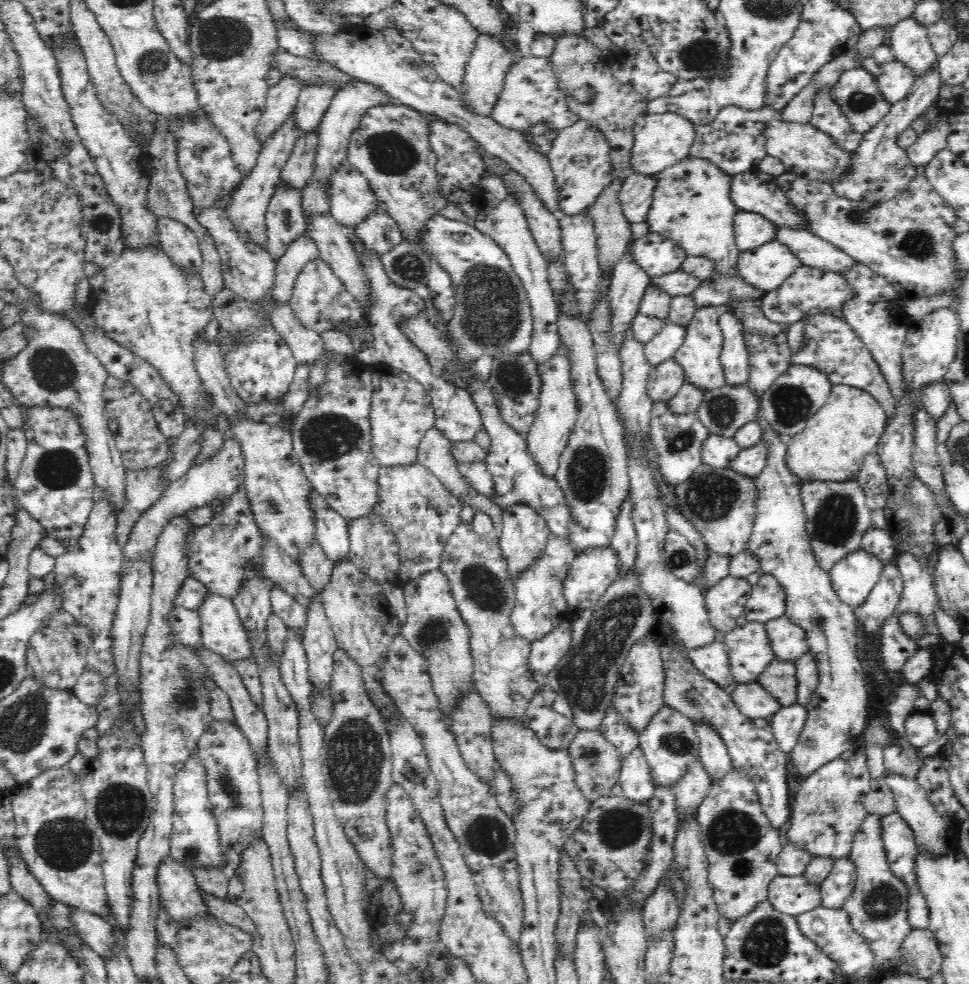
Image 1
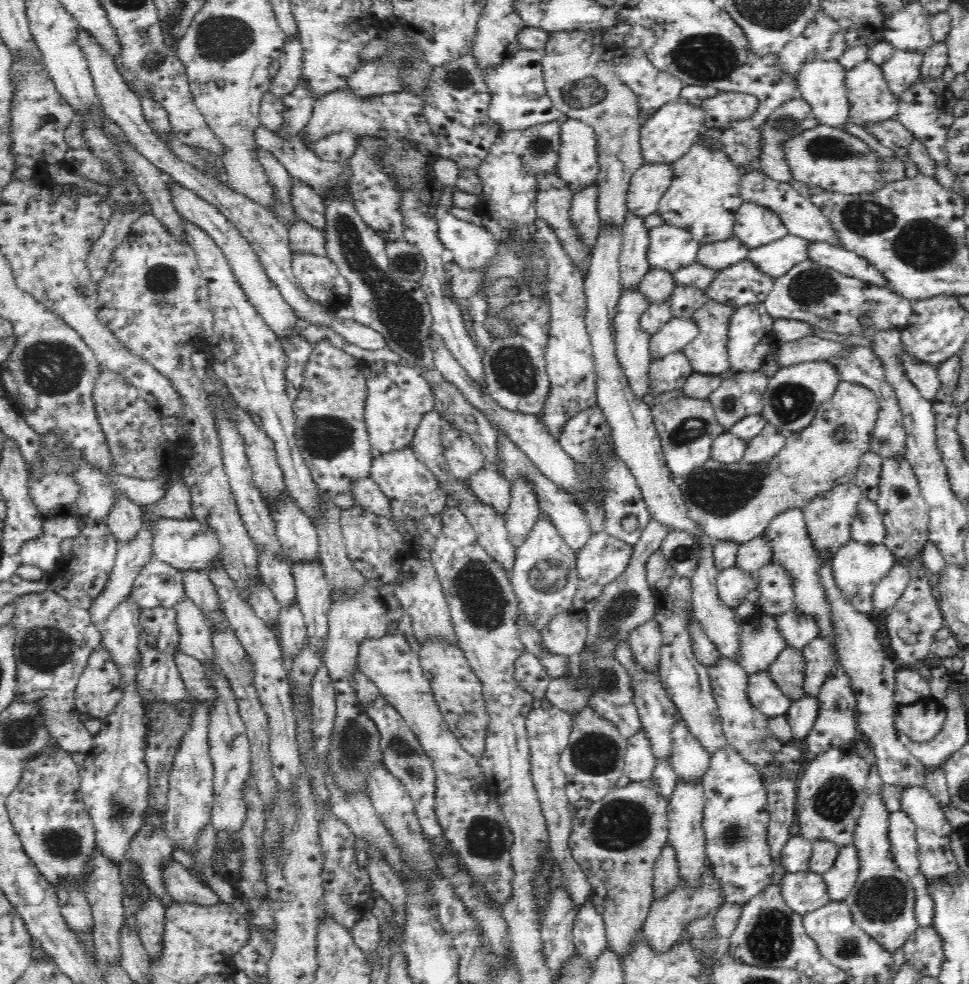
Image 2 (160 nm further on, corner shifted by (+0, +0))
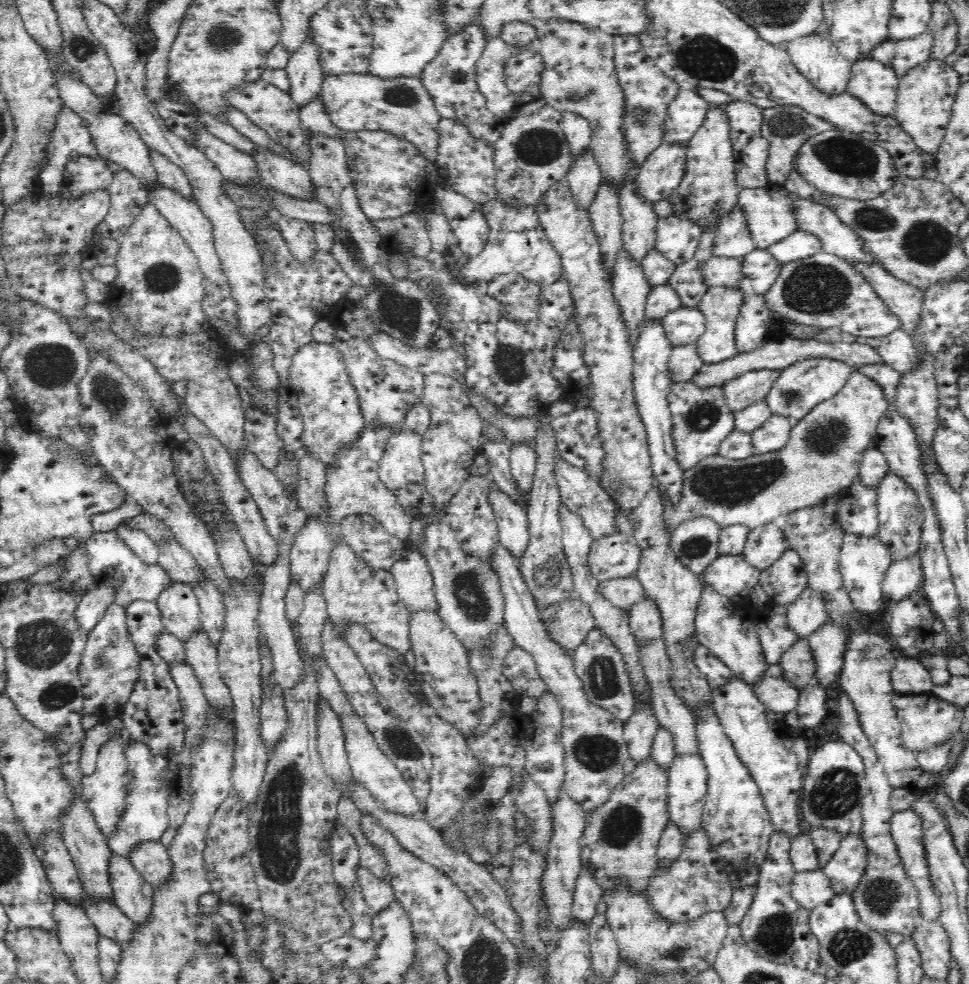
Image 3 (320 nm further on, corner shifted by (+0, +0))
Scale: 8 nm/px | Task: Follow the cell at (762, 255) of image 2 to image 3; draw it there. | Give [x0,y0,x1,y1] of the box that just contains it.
[767,228,821,265]

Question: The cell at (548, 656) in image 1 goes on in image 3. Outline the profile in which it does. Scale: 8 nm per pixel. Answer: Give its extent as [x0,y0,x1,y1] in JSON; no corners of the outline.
[551,596,594,650]

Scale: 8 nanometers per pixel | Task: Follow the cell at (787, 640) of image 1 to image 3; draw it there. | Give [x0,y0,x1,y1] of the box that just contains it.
[787,586,829,639]

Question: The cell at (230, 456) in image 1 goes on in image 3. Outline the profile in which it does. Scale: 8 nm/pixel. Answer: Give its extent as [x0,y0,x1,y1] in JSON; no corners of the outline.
[74,585,115,631]

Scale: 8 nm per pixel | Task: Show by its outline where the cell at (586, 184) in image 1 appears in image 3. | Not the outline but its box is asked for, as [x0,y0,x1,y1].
[561,110,593,161]

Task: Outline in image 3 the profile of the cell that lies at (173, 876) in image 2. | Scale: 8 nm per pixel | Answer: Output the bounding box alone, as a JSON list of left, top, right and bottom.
[127,840,172,887]

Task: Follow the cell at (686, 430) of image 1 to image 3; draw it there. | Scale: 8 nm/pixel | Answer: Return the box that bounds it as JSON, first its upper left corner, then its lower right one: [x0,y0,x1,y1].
[668,379,735,471]

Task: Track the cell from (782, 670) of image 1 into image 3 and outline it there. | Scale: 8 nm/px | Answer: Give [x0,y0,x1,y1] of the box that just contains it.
[779,639,816,688]

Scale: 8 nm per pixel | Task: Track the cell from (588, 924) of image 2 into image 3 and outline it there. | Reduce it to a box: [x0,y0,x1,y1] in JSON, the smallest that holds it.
[572,866,604,926]

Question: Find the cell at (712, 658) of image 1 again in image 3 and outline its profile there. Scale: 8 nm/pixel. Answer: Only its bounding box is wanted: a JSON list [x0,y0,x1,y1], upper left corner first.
[711,677,810,840]

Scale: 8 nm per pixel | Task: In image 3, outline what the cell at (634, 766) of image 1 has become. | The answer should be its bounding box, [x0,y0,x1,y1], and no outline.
[623,700,660,761]

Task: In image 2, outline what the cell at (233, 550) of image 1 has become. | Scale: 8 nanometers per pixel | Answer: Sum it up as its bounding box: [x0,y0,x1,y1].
[150,516,220,571]

